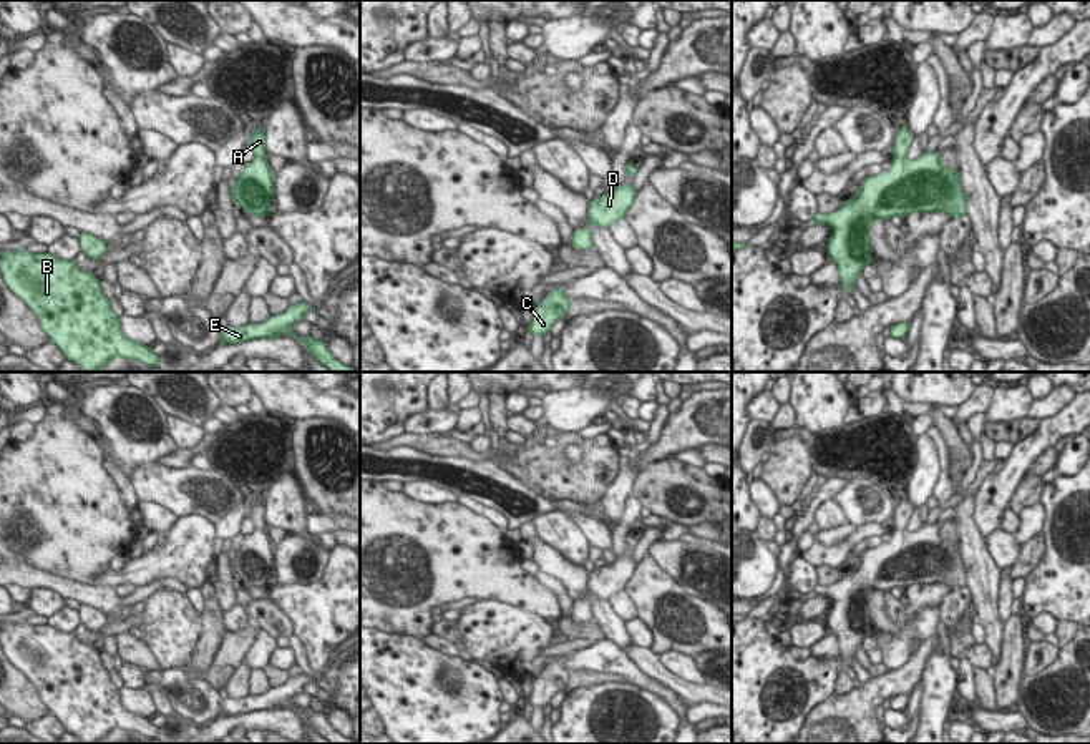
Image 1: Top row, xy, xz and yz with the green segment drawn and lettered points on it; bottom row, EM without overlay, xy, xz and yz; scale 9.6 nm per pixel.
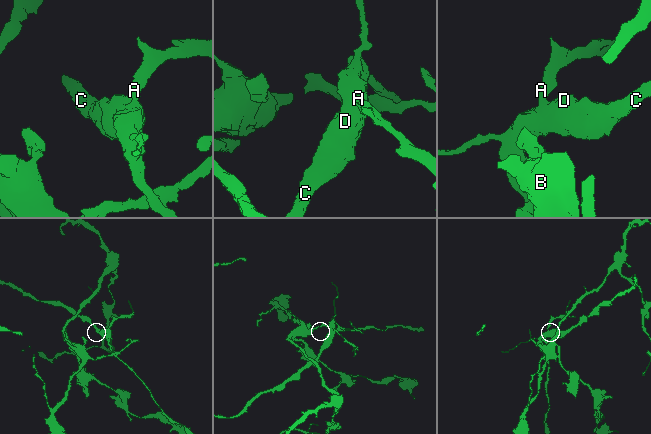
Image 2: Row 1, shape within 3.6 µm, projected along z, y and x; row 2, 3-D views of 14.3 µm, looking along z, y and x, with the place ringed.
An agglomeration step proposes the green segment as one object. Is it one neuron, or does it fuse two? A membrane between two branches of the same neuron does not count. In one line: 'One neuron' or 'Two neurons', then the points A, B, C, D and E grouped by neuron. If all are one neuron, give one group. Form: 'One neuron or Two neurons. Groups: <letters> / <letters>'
One neuron. Groups: A B C D E

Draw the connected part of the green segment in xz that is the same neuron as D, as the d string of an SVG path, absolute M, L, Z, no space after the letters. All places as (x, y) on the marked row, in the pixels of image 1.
M634 184L617 186L614 193L604 193L591 201L591 226L611 228L616 221L624 219L635 203L637 193Z

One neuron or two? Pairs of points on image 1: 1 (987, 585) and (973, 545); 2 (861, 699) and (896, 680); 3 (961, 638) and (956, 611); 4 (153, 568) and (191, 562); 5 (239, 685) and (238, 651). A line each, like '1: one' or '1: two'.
1: one
2: one
3: one
4: one
5: two

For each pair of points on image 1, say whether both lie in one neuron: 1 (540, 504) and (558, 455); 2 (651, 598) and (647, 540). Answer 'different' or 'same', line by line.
1: different
2: different

